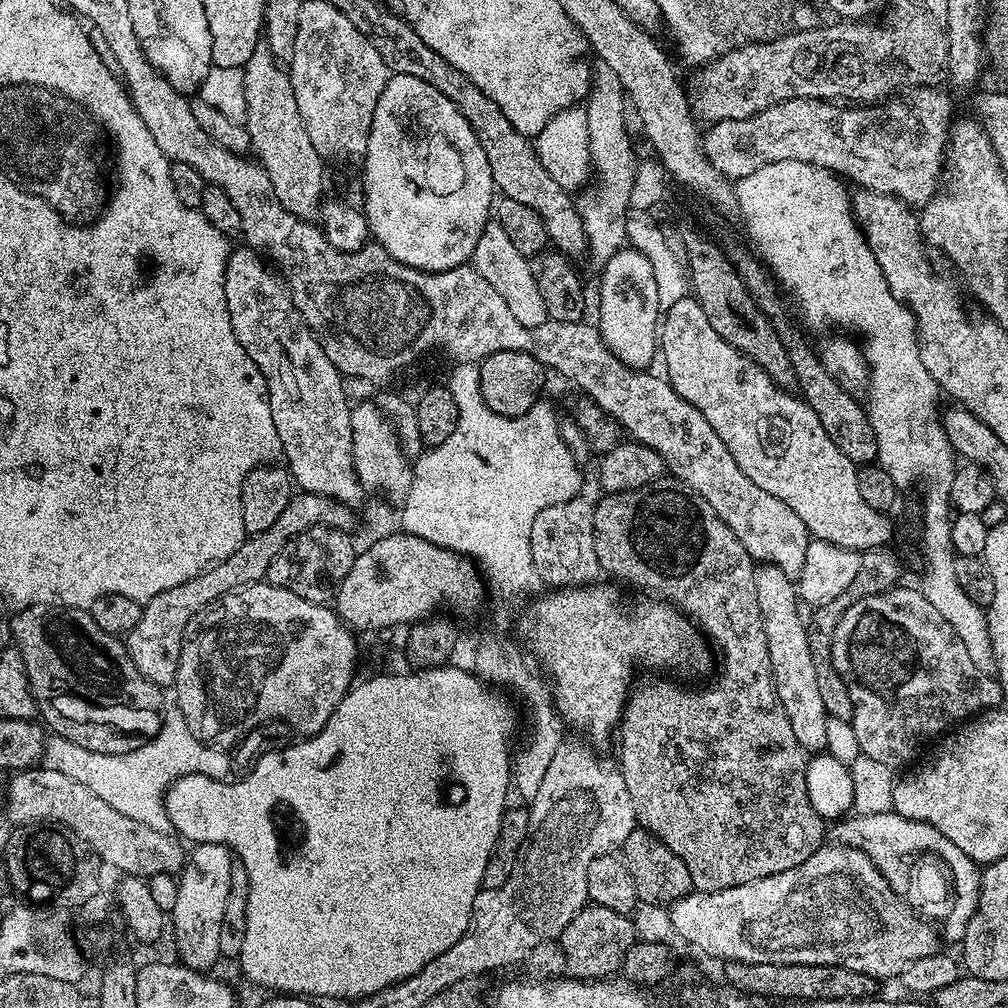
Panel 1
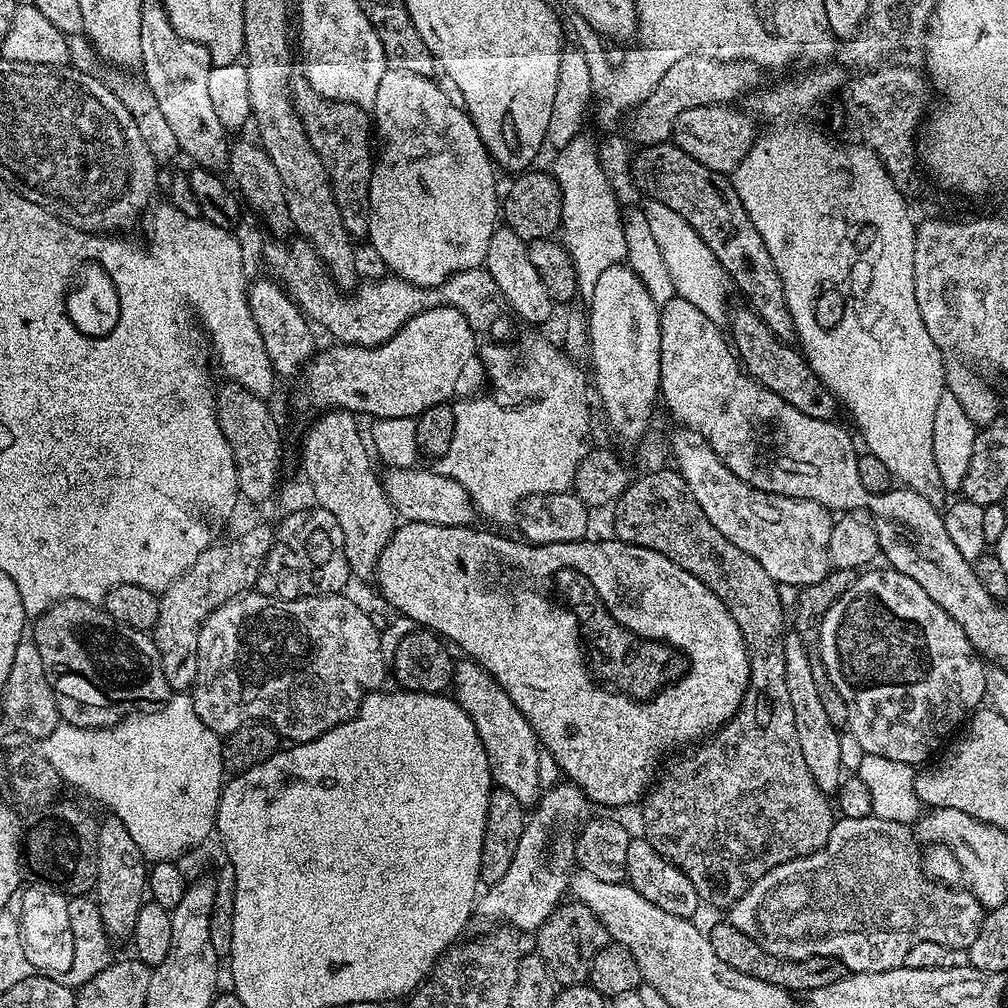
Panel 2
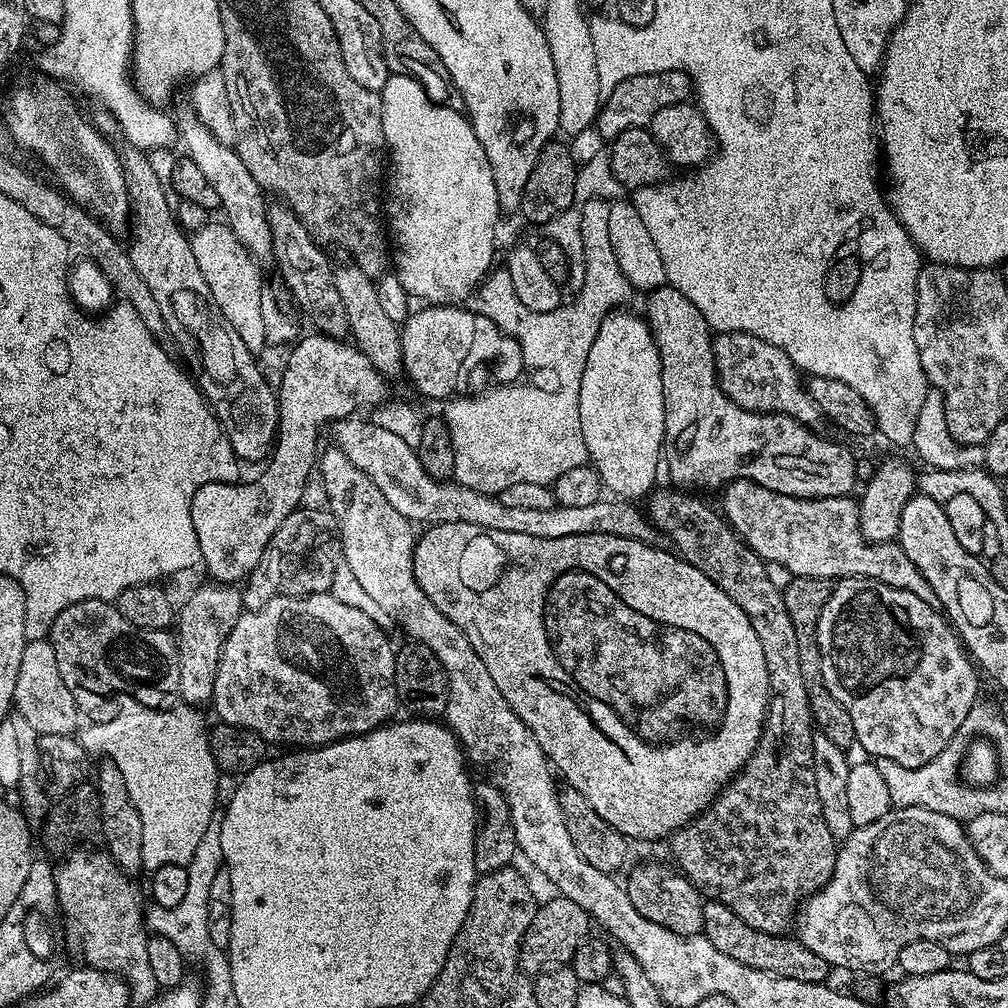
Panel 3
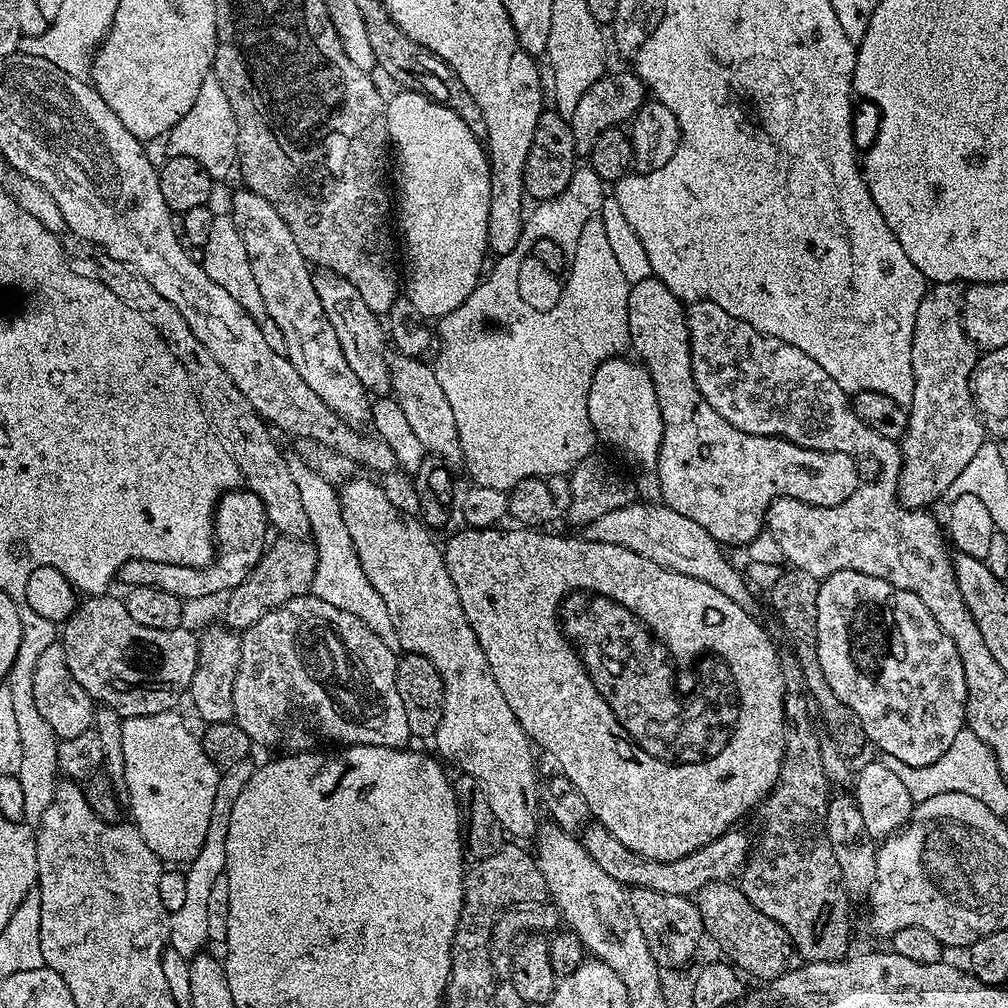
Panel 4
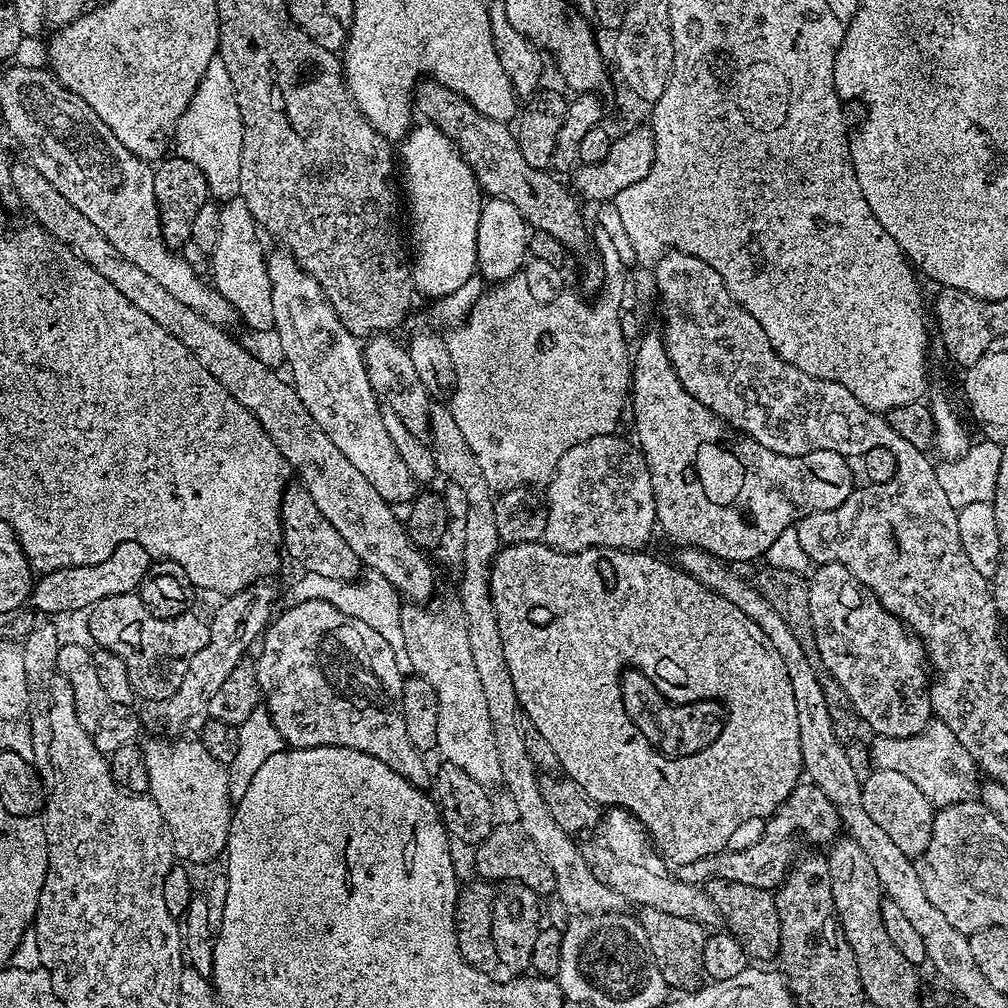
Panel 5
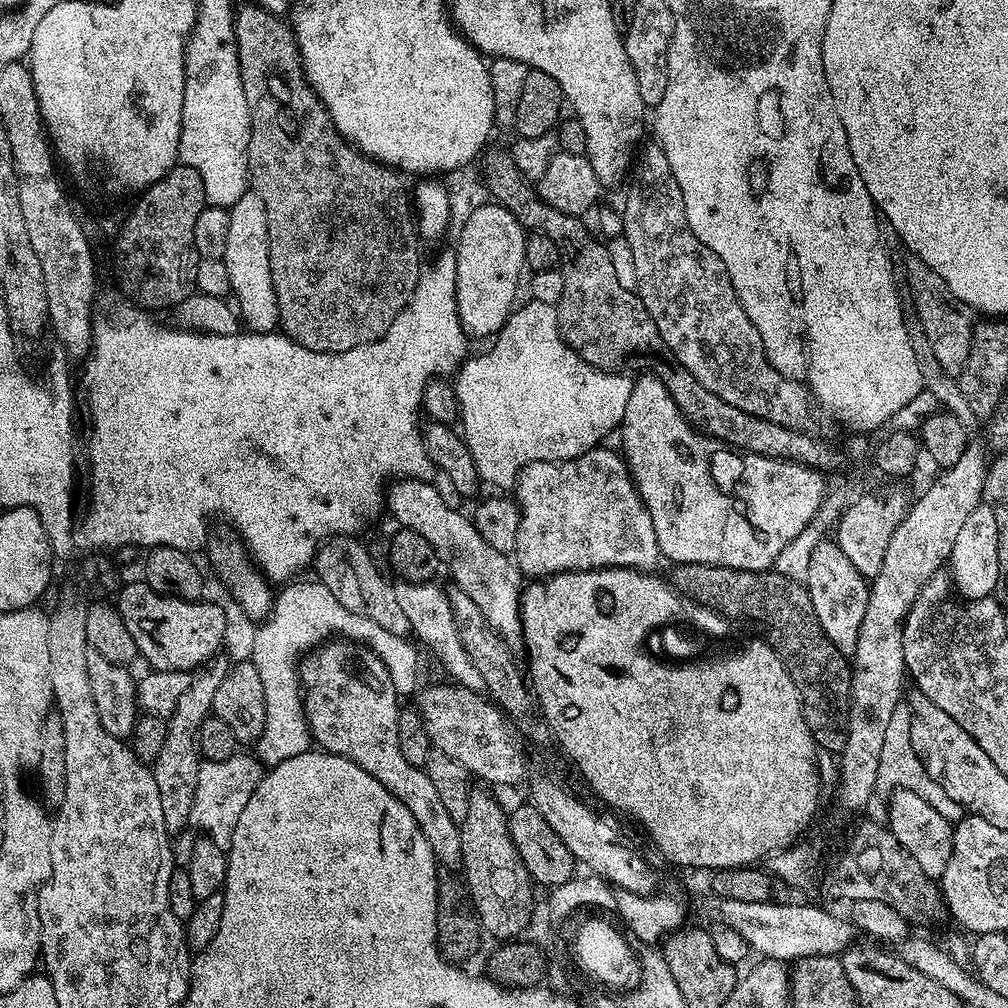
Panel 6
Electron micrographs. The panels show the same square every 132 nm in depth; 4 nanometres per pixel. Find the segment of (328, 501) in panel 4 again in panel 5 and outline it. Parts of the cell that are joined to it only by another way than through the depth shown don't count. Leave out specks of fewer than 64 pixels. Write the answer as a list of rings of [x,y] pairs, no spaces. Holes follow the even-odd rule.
[[[371,570],[355,580],[327,578],[313,571],[301,573],[300,576],[294,586],[295,603],[301,604],[312,600],[328,601],[348,617],[358,618],[360,622],[389,637],[394,646],[400,644],[399,622],[403,608],[402,598],[396,588],[390,586],[386,578],[382,578],[380,574]]]

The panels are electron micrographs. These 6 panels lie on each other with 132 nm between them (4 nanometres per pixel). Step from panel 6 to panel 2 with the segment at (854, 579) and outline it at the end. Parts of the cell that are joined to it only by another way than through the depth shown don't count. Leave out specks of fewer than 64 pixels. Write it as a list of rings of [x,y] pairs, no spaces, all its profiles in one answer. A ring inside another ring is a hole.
[[[883,567],[861,571],[850,586],[850,590],[846,590],[846,594],[839,596],[834,606],[830,606],[820,627],[820,660],[826,666],[826,674],[834,690],[838,690],[838,694],[842,694],[842,698],[848,703],[848,728],[856,739],[857,746],[861,748],[859,751],[878,758],[890,758],[890,762],[906,762],[920,766],[931,761],[941,751],[945,741],[985,703],[986,664],[980,653],[973,648],[970,638],[966,638],[962,626],[958,626],[958,622],[954,622],[954,618],[950,618],[950,614],[946,614],[946,610],[942,610],[942,606],[938,606],[938,602],[934,602],[934,598],[930,598],[930,594],[926,594],[926,590],[918,586],[918,582],[914,582],[914,578],[906,578],[906,574],[902,574],[897,568]]]

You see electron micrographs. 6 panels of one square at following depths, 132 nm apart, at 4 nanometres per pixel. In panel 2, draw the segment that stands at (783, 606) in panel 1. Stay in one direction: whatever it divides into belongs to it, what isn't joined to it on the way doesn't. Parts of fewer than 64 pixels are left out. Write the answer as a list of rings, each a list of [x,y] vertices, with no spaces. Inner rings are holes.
[[[795,634],[784,637],[784,657],[786,691],[790,693],[790,706],[794,706],[794,730],[798,730],[798,746],[802,749],[802,758],[806,758],[806,766],[810,774],[814,774],[817,786],[825,794],[835,794],[840,790],[840,767],[844,764],[844,748],[840,745],[841,729],[834,727],[822,706],[818,685],[815,684],[814,674],[810,671],[810,658],[806,654],[804,643]]]

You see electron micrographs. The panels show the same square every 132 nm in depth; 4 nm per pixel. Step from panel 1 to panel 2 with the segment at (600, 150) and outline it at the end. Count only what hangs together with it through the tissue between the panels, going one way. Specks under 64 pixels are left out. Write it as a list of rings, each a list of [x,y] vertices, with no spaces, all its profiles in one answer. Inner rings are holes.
[[[576,136],[565,148],[559,149],[550,171],[560,184],[562,194],[559,227],[562,243],[572,256],[577,276],[594,278],[602,274],[602,270],[610,270],[610,266],[625,263],[628,255],[622,205],[616,200],[615,191],[600,165],[597,141],[586,137]]]

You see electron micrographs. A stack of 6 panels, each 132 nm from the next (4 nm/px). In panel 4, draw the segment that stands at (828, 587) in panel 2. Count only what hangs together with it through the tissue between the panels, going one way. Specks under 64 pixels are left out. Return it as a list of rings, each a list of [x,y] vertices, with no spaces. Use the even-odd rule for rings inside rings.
[[[789,567],[772,584],[772,608],[780,619],[780,624],[788,628],[788,640],[792,643],[791,651],[796,664],[804,675],[804,687],[811,703],[820,711],[820,720],[824,723],[823,735],[846,758],[853,758],[866,748],[868,739],[866,730],[862,730],[862,722],[858,722],[858,714],[830,690],[830,682],[826,682],[826,674],[822,674],[822,666],[818,662],[818,590],[820,580],[814,574],[806,574],[806,570]]]

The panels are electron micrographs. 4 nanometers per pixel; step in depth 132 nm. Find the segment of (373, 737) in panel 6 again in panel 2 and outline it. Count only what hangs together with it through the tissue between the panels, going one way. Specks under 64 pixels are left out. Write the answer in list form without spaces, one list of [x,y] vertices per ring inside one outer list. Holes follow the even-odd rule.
[[[253,590],[244,593],[243,596],[235,596],[230,602],[226,602],[222,606],[215,608],[215,610],[212,611],[212,613],[210,613],[206,618],[206,622],[201,624],[200,633],[198,634],[198,646],[196,647],[196,661],[198,662],[198,670],[196,671],[196,680],[190,689],[190,695],[192,701],[194,702],[194,714],[198,714],[198,718],[202,718],[202,722],[206,725],[206,727],[208,727],[210,731],[217,734],[227,734],[229,732],[233,732],[249,722],[263,722],[270,724],[276,729],[277,732],[280,733],[281,737],[283,737],[285,741],[291,742],[292,744],[305,744],[306,742],[310,742],[314,738],[318,738],[322,734],[326,734],[330,730],[334,730],[334,726],[345,724],[347,720],[351,720],[352,717],[356,715],[356,711],[362,706],[364,699],[366,699],[371,692],[383,689],[385,687],[384,672],[386,676],[386,648],[384,652],[383,646],[380,645],[382,632],[374,626],[371,615],[369,615],[367,611],[364,613],[354,601],[347,600],[346,597],[347,595],[344,594],[333,594],[331,596],[303,596],[297,600],[277,600],[274,596],[264,596],[261,594],[261,592]]]

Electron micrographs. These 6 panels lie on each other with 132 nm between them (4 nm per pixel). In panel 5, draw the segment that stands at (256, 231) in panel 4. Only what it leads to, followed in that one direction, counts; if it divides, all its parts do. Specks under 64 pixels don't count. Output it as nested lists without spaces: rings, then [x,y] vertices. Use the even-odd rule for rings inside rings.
[[[269,251],[266,256],[273,300],[273,322],[278,338],[282,338],[286,368],[287,371],[292,371],[290,380],[298,398],[302,398],[302,406],[310,410],[310,418],[314,418],[314,422],[318,422],[318,426],[322,426],[322,430],[330,434],[330,442],[334,442],[334,446],[338,446],[338,450],[346,454],[346,462],[350,462],[368,479],[370,486],[374,486],[374,490],[382,494],[386,503],[394,505],[411,501],[417,495],[418,480],[412,475],[410,466],[406,466],[402,455],[395,448],[389,425],[384,425],[385,413],[370,386],[361,341],[350,330],[346,330],[334,306],[330,306],[326,294],[321,290],[320,283],[306,270],[302,270],[289,252],[279,251]]]

